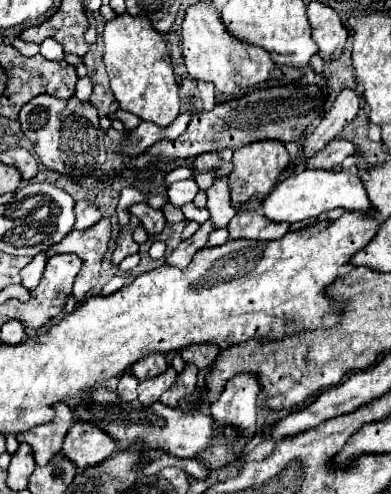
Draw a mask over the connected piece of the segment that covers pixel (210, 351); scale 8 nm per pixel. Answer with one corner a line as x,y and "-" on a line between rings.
201,343
201,345
189,345
185,349
181,349
181,357
185,363
193,363
199,369
205,369
209,365
213,365
213,361
219,355
219,347
211,345
211,343

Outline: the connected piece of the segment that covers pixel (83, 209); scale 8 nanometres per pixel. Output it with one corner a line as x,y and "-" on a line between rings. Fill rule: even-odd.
77,201
77,205
75,205
75,217
77,217
75,229
81,229
83,231
83,229
93,227
99,219
103,219
103,213
93,203
87,203
85,205
85,201

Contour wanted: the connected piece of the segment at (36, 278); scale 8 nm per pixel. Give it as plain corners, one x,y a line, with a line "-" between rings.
37,253
37,257
33,257
33,261
21,271
21,279
27,289
35,289
41,283
45,265
47,265
47,253

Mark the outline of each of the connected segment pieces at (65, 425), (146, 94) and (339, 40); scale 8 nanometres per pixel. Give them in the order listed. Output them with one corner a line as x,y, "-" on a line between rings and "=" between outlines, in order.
57,403
55,411
57,411
57,415
53,421
17,435
19,443
31,445
37,465
47,465
49,459
61,451
63,439
65,439
67,431
71,429
71,425
75,423
73,407
69,407
65,403
=
121,13
103,27
105,55
103,63
111,79
111,91
123,111
129,111
143,121
153,121
167,127
179,115
179,87
173,77
171,57
161,33
153,29
147,17
131,17
=
309,3
307,15
313,31
313,41
319,47
321,59
339,59
345,49
347,29
341,23
337,11
323,3

